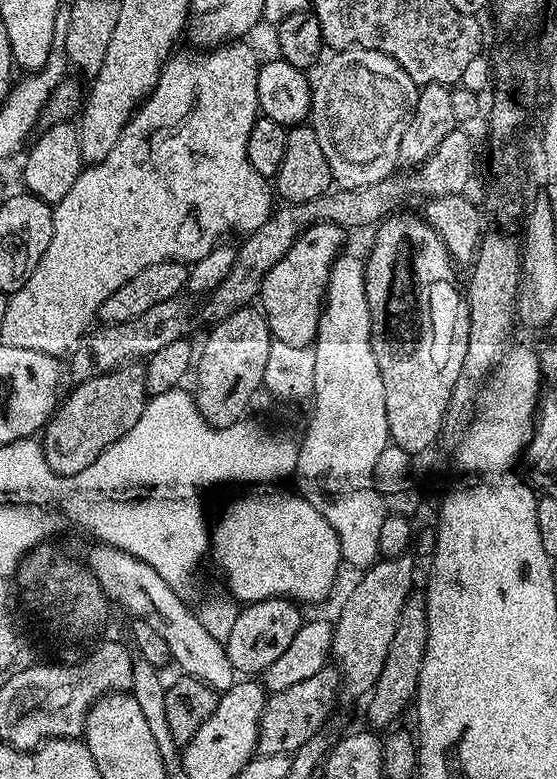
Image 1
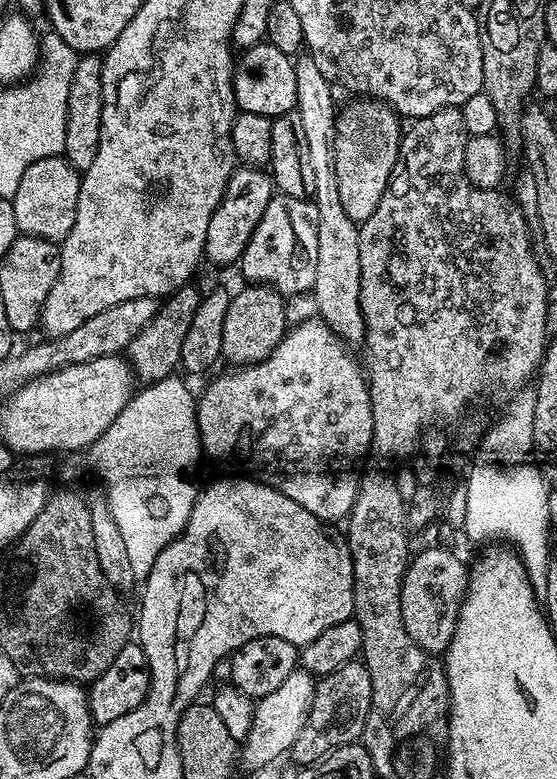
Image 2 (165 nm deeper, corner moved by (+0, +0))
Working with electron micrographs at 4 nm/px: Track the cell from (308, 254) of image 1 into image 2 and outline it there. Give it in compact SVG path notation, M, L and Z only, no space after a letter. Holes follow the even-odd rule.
M283 194L273 195L266 206L266 214L262 214L262 222L258 222L246 250L240 255L239 268L245 281L269 285L285 298L300 296L303 292L311 293L316 286L318 270L318 210L315 203L308 198L299 200Z

